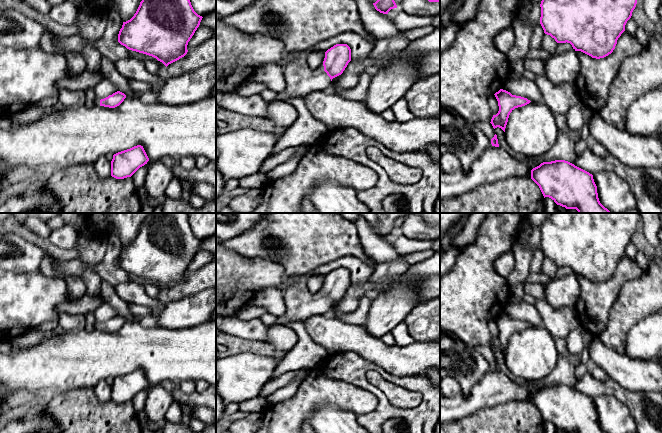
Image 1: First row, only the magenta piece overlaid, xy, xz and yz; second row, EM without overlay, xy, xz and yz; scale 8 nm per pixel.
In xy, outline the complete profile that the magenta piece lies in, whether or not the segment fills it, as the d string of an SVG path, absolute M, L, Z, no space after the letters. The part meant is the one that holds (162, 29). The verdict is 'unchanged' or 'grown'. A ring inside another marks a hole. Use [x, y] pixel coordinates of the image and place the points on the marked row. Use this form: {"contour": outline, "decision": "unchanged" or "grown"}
{"contour": "M142 0L134 16L123 22L118 34L118 42L129 50L156 58L167 67L187 54L188 42L199 27L202 18L194 11L190 0Z", "decision": "unchanged"}

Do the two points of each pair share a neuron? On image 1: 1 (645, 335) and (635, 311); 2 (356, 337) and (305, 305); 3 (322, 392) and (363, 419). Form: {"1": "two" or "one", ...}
{"1": "two", "2": "two", "3": "two"}

